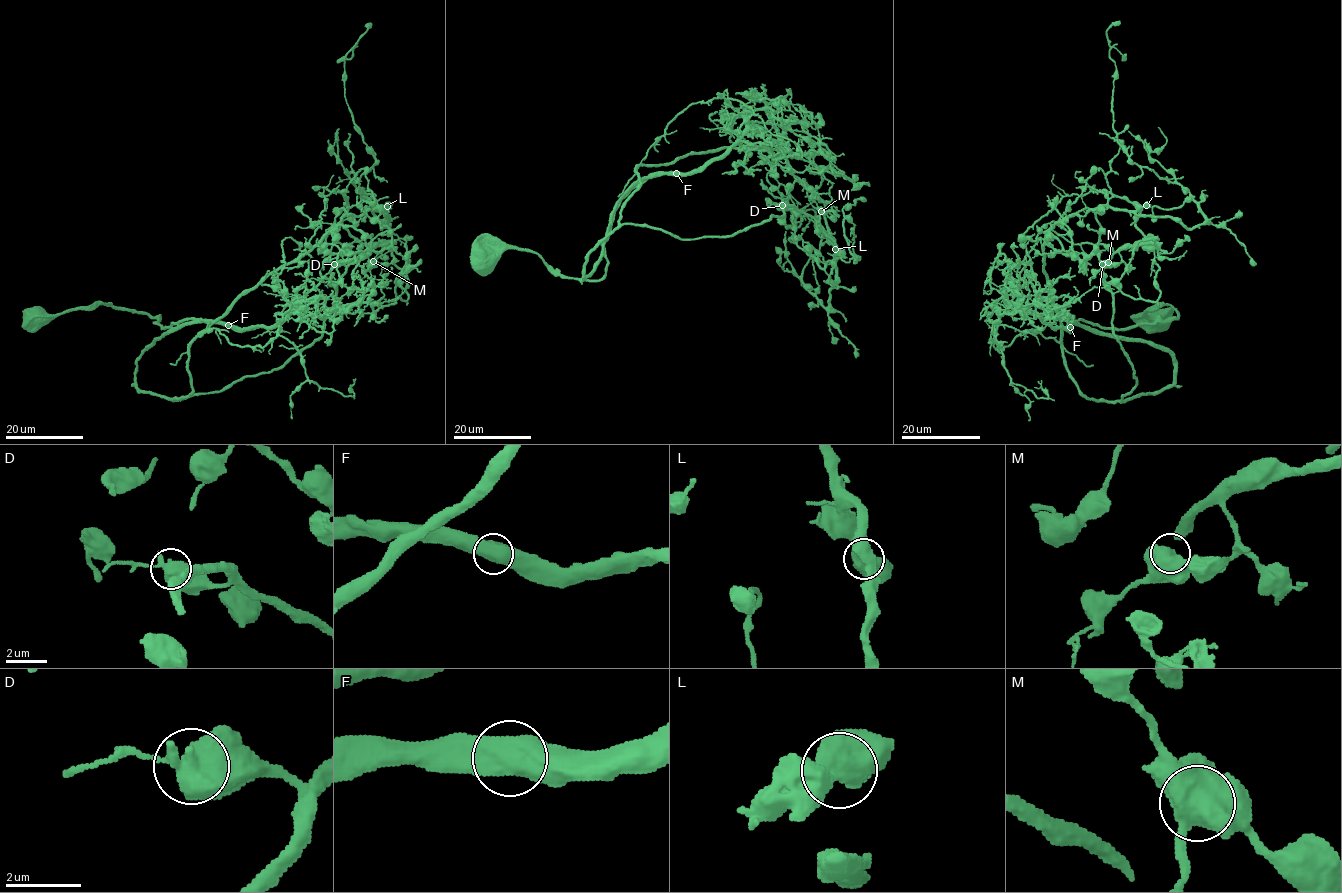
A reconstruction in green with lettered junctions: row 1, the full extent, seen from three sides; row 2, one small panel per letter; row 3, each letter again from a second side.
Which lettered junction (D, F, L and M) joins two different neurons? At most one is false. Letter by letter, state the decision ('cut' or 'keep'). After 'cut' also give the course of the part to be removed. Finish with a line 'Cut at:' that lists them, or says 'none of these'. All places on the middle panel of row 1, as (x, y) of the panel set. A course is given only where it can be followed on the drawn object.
D: keep
F: keep
L: keep
M: keep
Cut at: none of these

